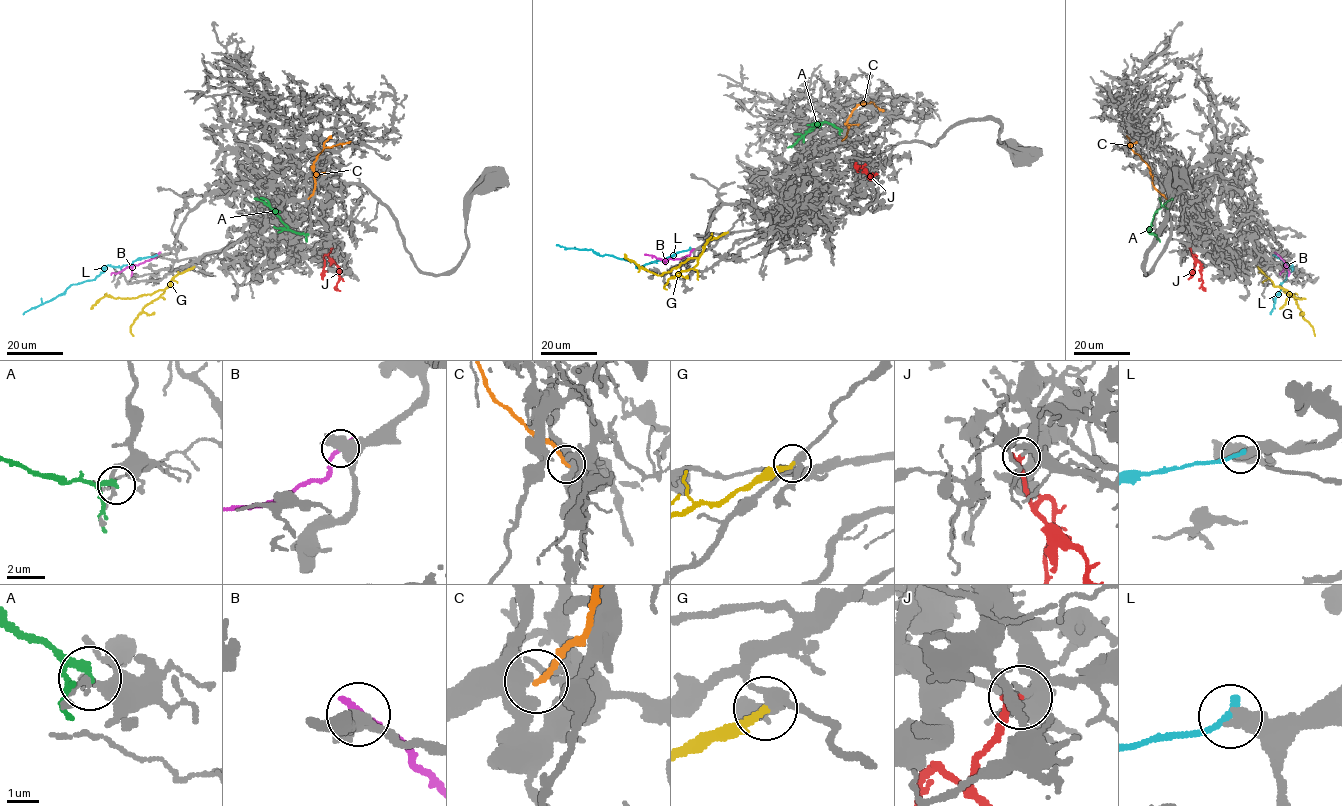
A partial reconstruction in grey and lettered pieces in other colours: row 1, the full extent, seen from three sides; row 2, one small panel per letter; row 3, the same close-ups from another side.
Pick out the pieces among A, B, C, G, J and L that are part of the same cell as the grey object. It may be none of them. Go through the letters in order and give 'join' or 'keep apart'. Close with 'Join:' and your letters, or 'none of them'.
A: keep apart
B: keep apart
C: keep apart
G: keep apart
J: join
L: keep apart
Join: J

